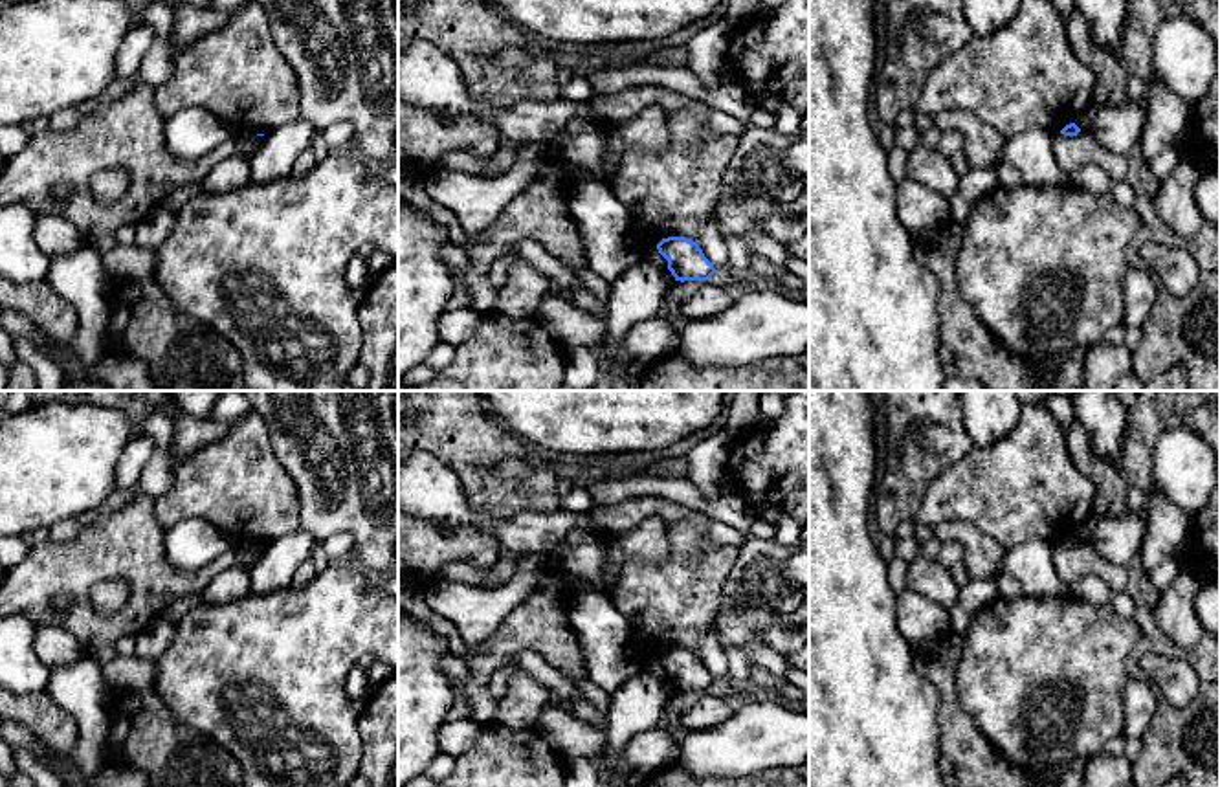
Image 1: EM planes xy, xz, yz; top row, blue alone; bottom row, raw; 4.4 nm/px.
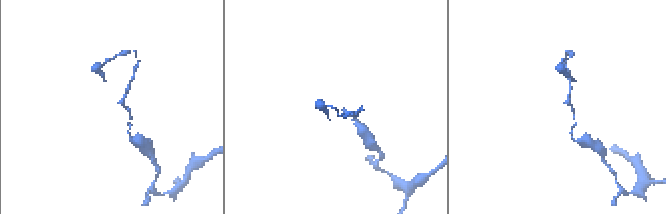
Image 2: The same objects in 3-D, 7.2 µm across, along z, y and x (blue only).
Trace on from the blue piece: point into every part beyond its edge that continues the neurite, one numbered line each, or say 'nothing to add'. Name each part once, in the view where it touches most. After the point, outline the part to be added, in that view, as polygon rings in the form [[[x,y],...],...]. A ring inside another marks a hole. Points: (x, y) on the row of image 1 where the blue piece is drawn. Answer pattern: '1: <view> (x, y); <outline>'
nothing to add

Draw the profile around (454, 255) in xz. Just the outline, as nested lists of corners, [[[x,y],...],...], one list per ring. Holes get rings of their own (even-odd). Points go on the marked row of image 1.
[[[448,244],[438,251],[440,259],[448,262],[453,270],[471,270],[470,255],[455,244]]]

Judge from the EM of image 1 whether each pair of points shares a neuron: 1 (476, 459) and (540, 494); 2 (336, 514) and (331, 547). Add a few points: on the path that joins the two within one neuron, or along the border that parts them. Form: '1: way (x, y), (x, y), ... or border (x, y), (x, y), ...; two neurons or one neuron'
1: way (488, 476), (503, 490), (523, 494); one neuron
2: border (323, 542), (347, 532), (354, 551); two neurons

